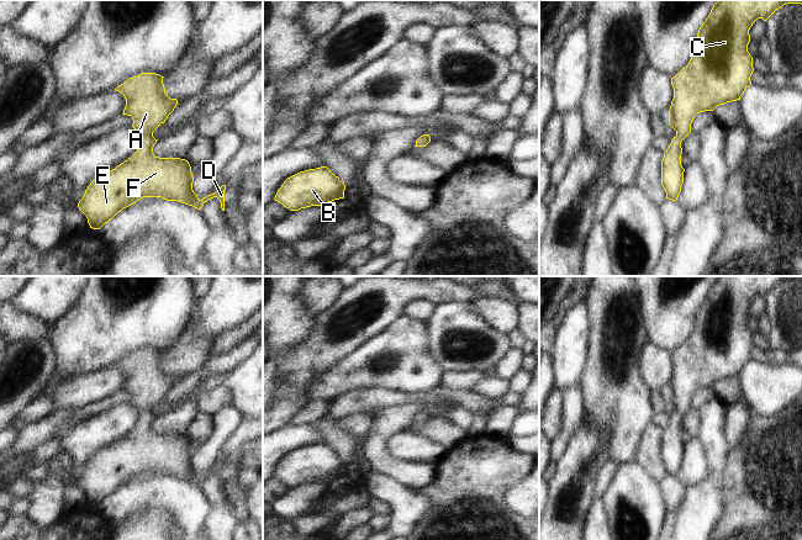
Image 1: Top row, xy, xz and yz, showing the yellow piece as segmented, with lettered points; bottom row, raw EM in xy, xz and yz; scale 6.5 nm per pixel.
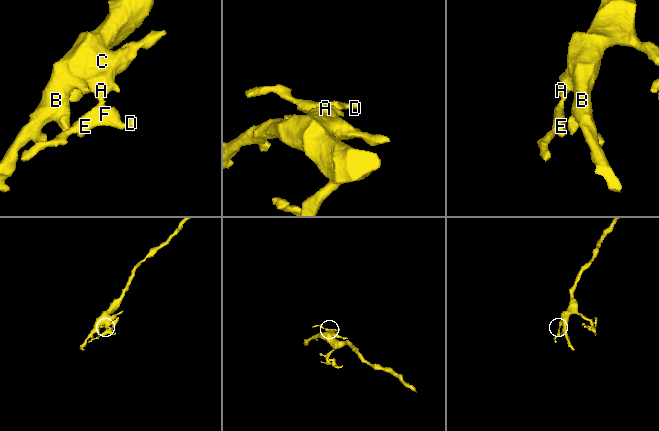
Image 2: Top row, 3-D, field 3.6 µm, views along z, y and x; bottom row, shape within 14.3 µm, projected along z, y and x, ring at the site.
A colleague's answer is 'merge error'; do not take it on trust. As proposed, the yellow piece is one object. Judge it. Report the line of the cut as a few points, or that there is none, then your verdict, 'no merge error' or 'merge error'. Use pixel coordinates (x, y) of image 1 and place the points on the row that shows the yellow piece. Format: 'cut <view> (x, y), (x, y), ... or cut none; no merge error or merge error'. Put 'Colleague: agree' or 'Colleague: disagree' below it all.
cut none; no merge error
Colleague: disagree

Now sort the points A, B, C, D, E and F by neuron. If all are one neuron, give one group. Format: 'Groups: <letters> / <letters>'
Groups: A B C D E F.

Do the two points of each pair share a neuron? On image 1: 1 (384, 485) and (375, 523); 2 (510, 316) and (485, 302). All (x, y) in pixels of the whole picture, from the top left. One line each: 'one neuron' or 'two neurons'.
1: two neurons
2: one neuron

